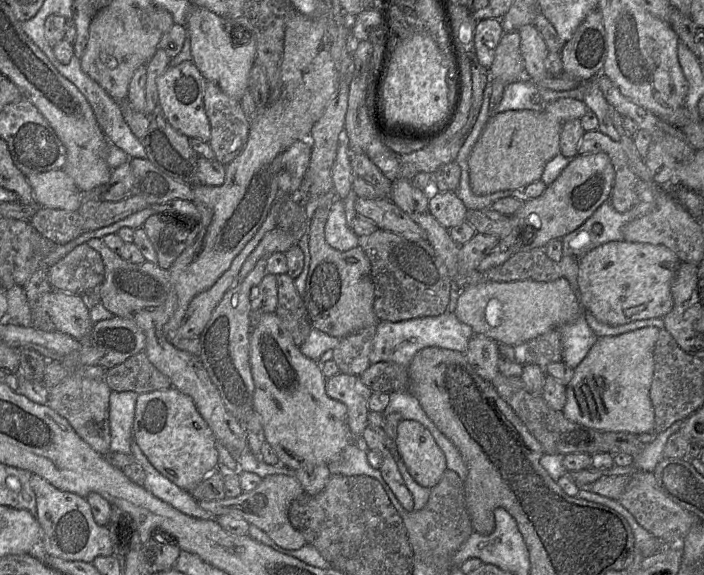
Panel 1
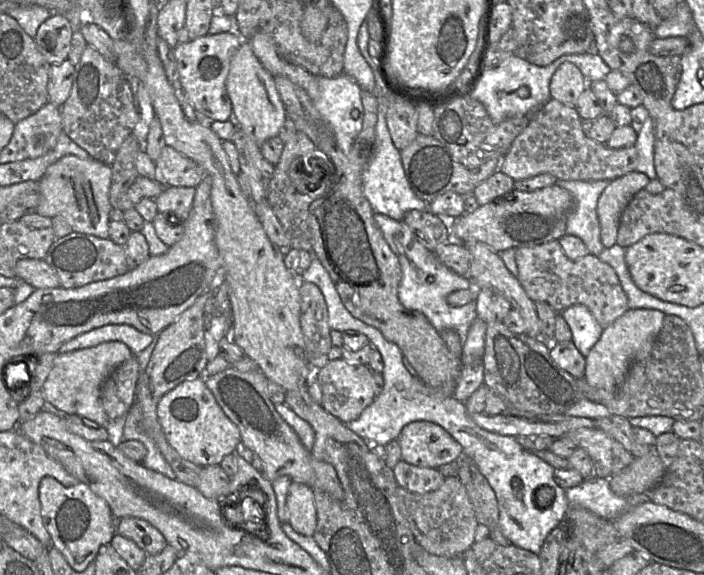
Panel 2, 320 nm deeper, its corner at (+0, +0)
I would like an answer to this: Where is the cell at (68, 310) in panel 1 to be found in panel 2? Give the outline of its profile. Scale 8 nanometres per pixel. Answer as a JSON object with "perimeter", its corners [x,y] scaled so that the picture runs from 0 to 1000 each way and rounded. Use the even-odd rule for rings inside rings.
{"perimeter":[[[31,450],[21,464],[23,482],[50,503],[87,499],[81,475],[57,450]]]}

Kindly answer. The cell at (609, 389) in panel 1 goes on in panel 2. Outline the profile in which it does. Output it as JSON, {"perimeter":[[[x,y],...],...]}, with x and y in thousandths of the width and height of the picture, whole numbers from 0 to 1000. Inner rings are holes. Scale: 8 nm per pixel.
{"perimeter":[[[892,537],[864,567],[857,567],[851,591],[839,605],[832,623],[830,659],[848,677],[875,678],[888,661],[895,637],[918,623],[936,581],[945,544],[930,537]]]}

